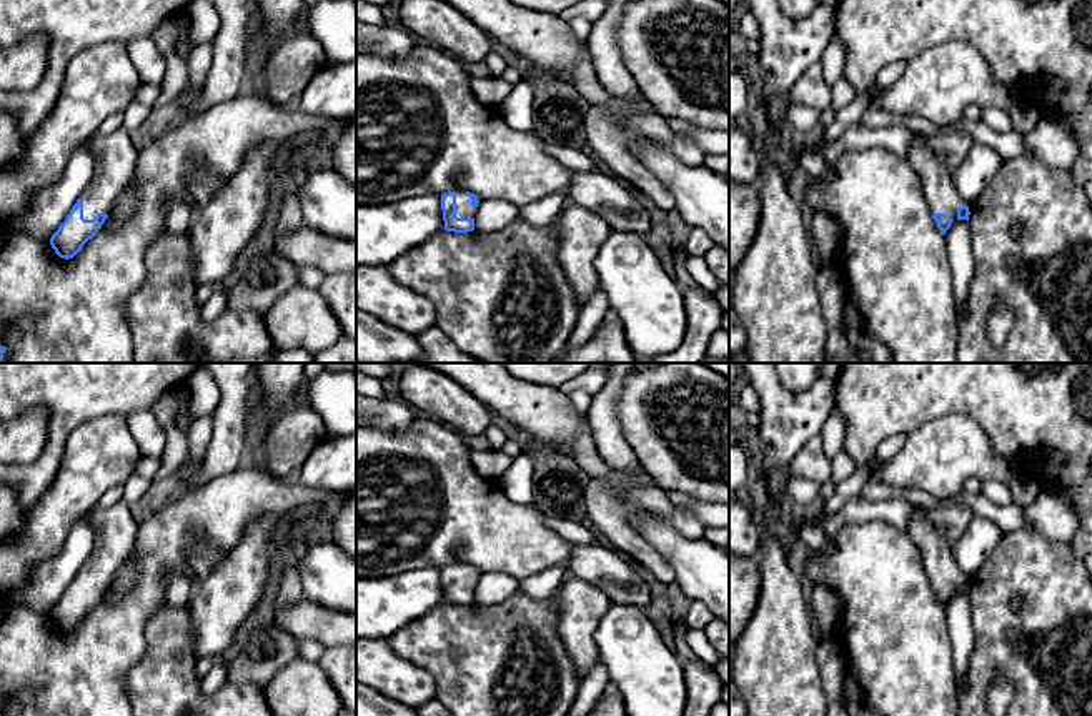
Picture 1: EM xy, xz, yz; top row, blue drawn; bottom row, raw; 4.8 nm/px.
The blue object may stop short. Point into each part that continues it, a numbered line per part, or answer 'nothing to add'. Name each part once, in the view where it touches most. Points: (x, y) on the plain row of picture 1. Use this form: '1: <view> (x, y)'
1: xy (115, 528)

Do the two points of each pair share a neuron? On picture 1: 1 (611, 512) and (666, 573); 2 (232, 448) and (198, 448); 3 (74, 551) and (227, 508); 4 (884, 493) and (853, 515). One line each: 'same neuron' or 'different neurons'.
1: same neuron
2: different neurons
3: different neurons
4: different neurons

